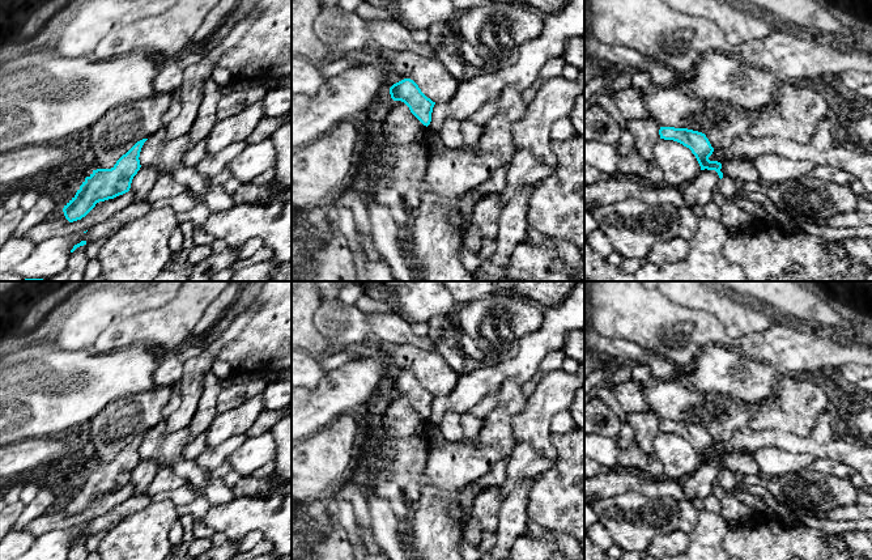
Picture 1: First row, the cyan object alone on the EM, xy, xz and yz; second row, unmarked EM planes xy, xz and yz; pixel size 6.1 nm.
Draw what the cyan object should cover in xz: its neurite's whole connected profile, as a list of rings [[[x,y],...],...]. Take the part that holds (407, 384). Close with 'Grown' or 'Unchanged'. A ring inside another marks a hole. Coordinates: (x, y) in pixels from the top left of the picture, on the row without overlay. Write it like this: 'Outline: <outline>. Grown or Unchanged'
Outline: [[[404,372],[394,377],[390,387],[394,394],[404,395],[424,419],[430,417],[435,395],[428,391],[413,373]]]. Unchanged

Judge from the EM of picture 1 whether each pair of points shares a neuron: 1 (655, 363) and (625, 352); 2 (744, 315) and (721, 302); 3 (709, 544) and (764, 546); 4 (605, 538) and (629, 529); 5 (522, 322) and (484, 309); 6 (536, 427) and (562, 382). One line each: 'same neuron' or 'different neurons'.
1: same neuron
2: same neuron
3: different neurons
4: different neurons
5: same neuron
6: same neuron

